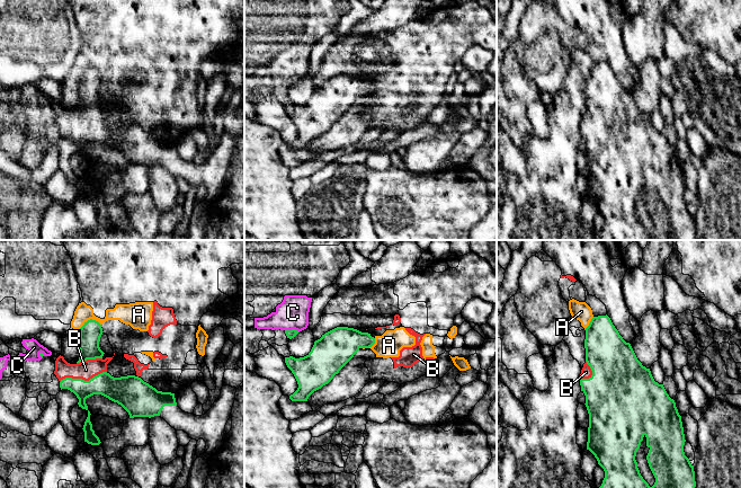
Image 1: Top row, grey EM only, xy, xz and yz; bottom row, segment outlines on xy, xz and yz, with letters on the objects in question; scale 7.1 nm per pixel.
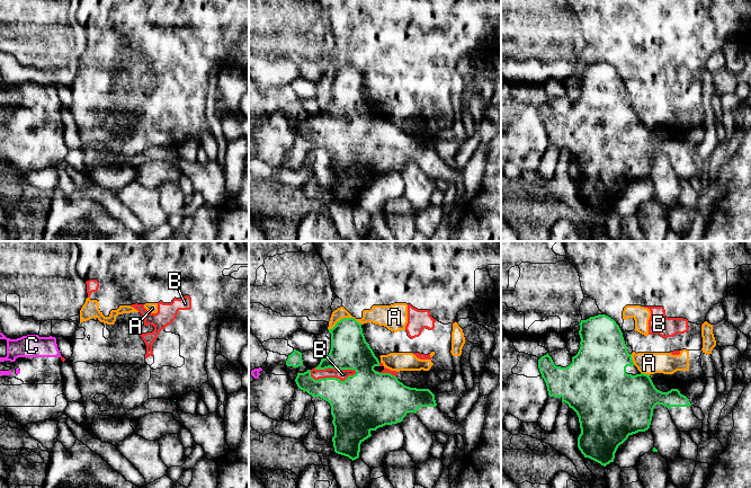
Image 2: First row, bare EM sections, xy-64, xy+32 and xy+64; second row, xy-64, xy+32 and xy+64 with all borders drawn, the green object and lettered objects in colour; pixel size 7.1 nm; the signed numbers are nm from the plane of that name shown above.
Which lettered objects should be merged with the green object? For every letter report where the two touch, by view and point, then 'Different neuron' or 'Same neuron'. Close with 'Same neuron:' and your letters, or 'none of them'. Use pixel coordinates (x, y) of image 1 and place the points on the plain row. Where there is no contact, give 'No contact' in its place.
A: Touches green at xy (90, 67). Different neuron
B: Touches green at xy (82, 127). Different neuron
C: Touches green at xz (292, 77). Different neuron
Same neuron: none of them

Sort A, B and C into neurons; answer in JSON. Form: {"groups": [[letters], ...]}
{"groups": [["A", "B"], ["C"]]}

